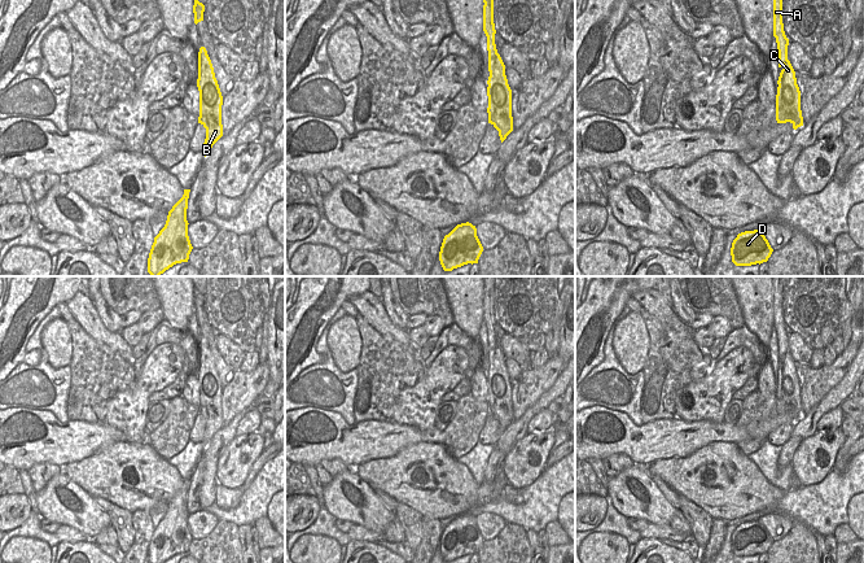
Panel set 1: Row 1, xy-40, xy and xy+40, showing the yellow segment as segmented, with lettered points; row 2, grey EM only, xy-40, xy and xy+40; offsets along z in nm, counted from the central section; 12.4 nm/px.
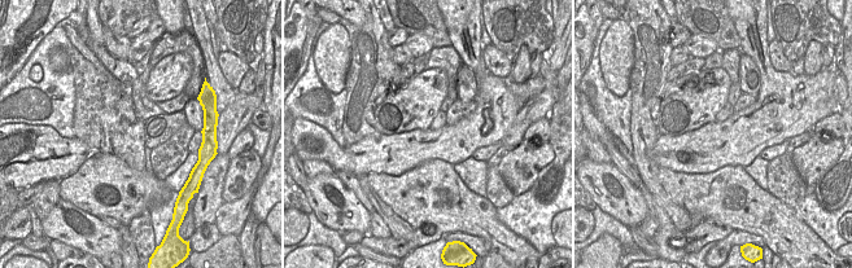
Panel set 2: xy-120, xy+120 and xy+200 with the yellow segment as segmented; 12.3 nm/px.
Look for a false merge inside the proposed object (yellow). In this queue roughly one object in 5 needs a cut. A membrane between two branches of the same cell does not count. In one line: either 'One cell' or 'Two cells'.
One cell

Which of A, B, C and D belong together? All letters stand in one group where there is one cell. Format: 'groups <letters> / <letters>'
groups A B C D

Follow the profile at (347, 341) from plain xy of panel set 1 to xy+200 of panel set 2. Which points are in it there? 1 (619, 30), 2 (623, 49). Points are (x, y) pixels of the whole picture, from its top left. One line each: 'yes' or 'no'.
1: yes
2: yes

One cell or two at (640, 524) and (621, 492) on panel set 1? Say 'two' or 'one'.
two

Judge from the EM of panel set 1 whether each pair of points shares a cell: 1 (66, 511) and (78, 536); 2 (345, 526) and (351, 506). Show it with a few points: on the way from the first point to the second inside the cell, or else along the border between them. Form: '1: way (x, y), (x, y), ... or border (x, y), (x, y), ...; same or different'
1: border (61, 524), (75, 527), (93, 537); different
2: border (336, 518), (356, 524); different

